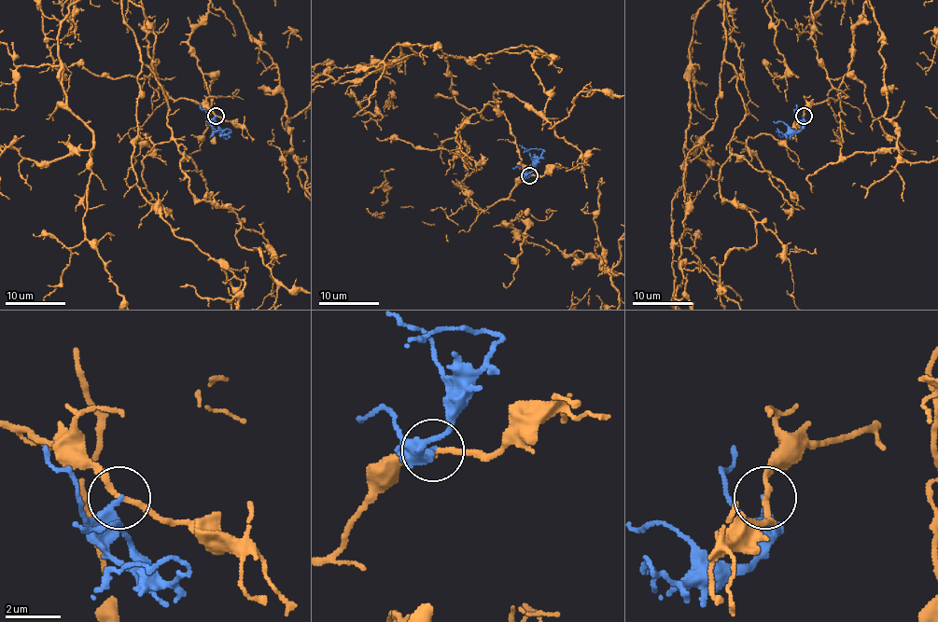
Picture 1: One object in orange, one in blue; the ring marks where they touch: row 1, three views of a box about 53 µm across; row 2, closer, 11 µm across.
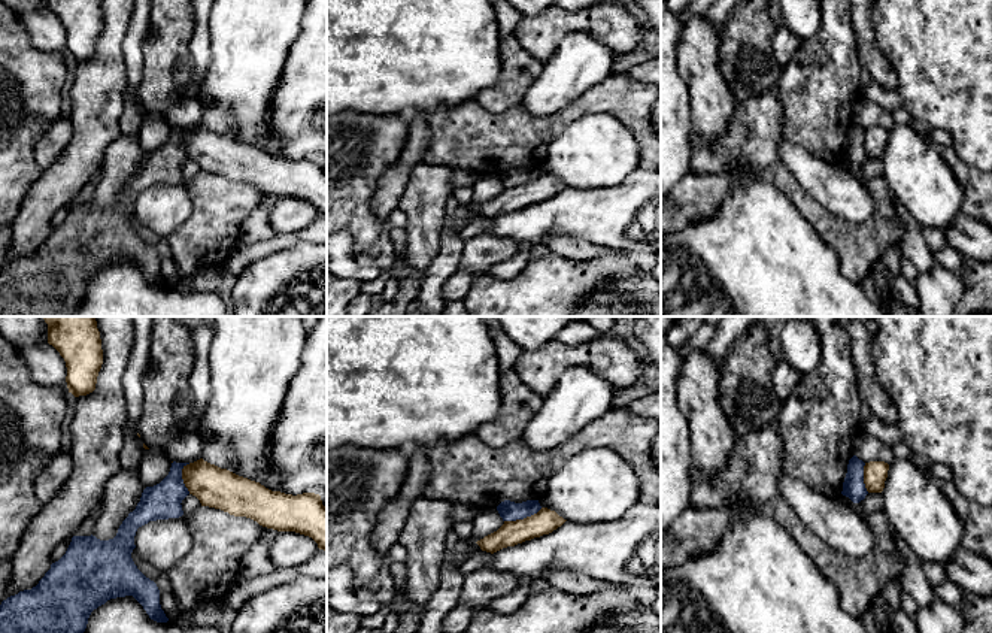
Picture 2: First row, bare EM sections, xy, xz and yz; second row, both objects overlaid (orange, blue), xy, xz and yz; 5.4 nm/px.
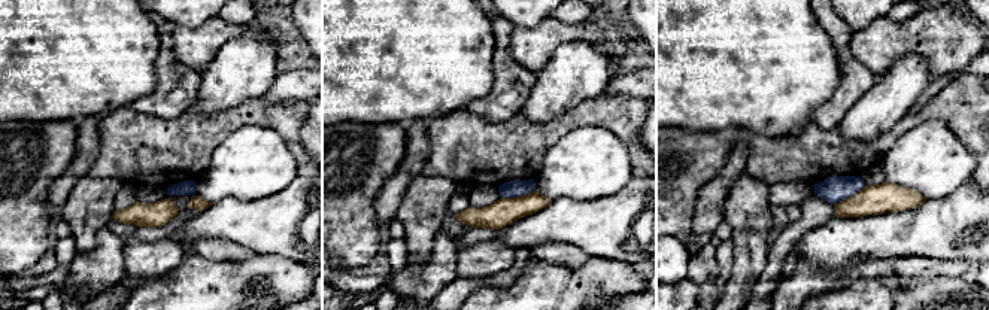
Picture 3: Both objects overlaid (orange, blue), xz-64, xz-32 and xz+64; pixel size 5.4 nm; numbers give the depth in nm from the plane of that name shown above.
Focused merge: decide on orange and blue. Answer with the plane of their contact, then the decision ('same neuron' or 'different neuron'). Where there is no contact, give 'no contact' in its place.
meets orange in xz; different neuron

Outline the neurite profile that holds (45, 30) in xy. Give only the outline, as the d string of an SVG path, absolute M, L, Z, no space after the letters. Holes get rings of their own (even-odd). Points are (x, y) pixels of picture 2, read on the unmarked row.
M28 10L16 16L27 30L33 46L45 52L60 52L69 58L66 27L52 10Z

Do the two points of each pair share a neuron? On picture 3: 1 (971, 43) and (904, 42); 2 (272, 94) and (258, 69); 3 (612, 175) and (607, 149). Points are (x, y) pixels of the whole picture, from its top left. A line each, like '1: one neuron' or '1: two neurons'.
1: one neuron
2: two neurons
3: one neuron

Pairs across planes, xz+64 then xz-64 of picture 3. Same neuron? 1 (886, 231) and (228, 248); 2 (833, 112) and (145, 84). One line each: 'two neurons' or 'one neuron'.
1: two neurons
2: two neurons

